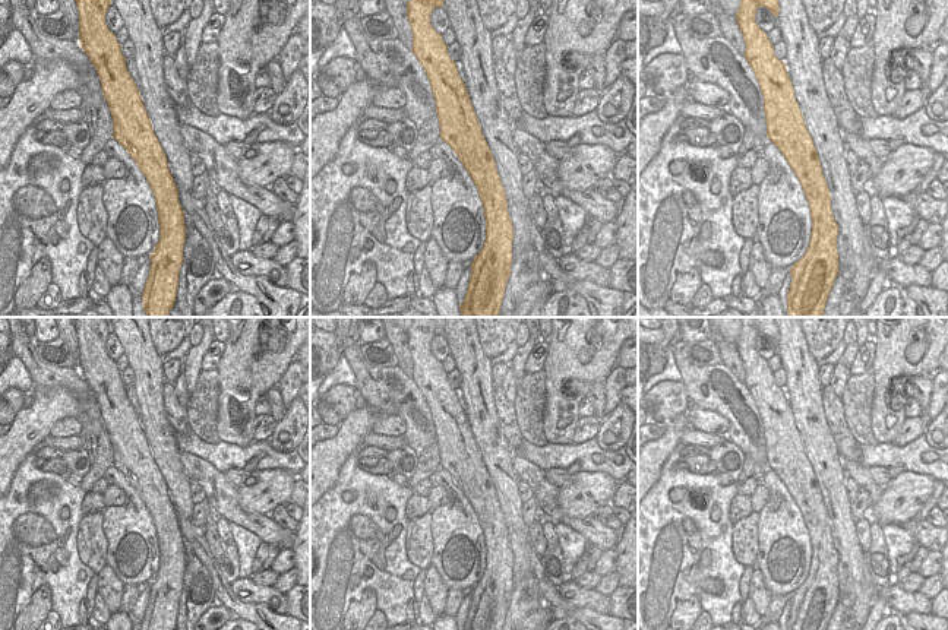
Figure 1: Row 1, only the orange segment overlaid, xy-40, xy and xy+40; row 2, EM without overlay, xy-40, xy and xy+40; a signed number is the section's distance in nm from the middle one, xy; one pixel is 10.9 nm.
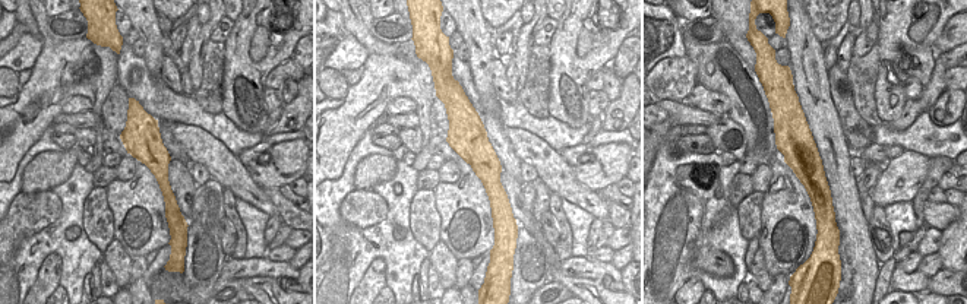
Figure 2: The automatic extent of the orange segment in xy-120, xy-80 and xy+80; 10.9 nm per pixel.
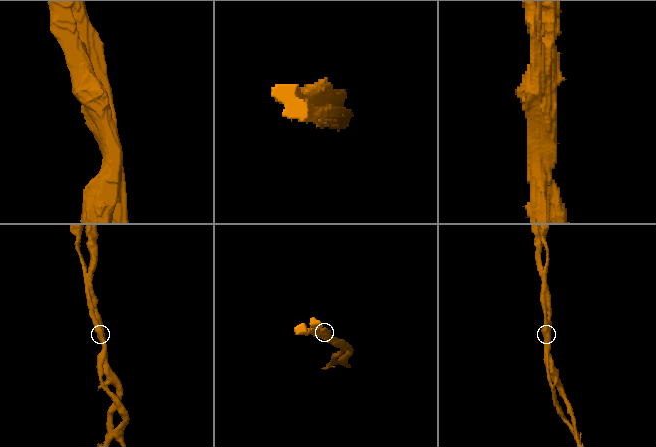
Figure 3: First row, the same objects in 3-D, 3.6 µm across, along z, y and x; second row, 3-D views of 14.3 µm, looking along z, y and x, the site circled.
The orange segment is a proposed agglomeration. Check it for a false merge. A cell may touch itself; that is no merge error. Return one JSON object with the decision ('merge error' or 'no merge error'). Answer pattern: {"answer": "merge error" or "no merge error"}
{"answer": "merge error"}

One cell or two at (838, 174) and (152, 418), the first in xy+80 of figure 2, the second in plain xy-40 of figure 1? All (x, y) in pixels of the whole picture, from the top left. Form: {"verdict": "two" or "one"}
{"verdict": "one"}

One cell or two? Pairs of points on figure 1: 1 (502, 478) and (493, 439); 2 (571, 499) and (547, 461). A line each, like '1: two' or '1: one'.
1: one
2: two

